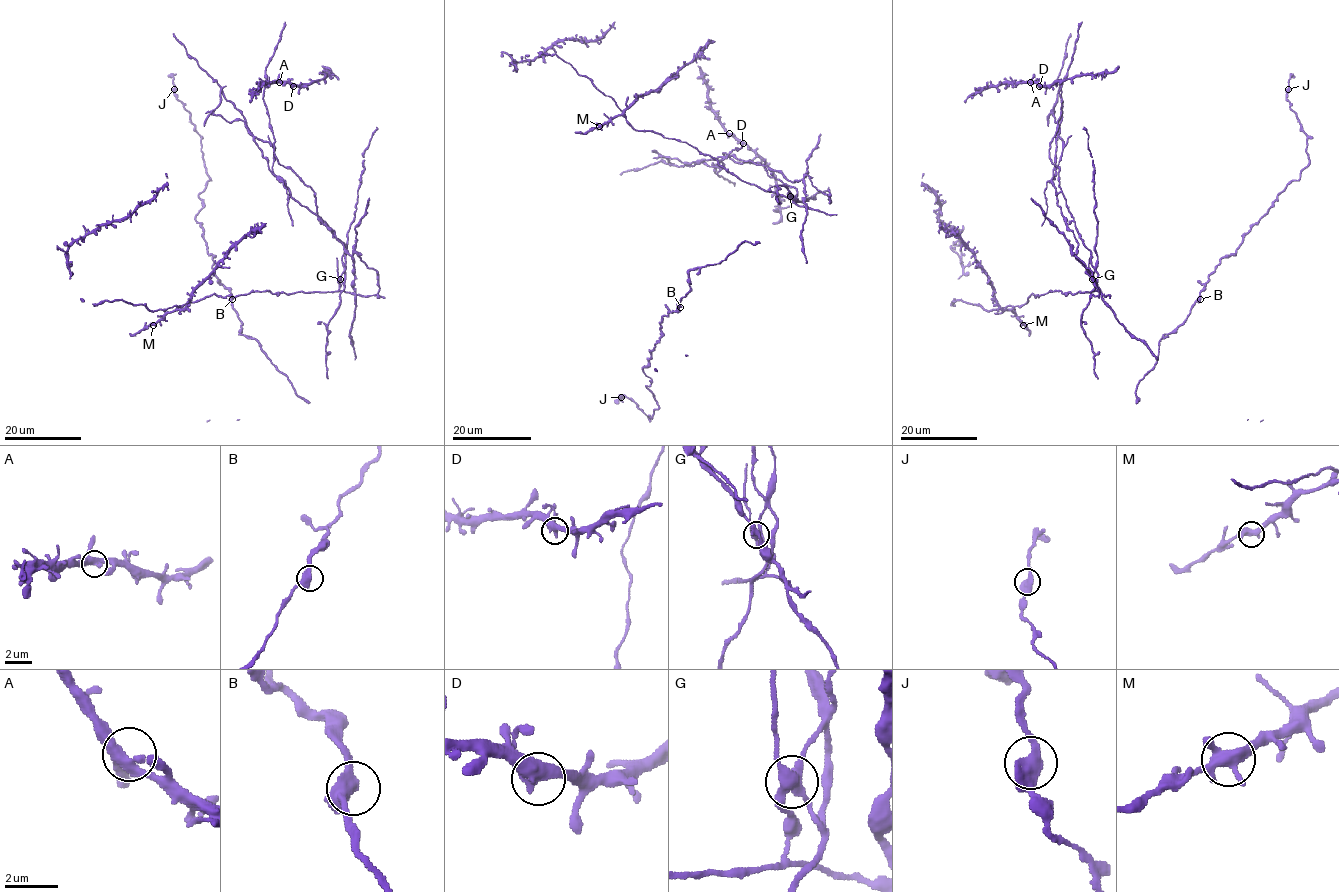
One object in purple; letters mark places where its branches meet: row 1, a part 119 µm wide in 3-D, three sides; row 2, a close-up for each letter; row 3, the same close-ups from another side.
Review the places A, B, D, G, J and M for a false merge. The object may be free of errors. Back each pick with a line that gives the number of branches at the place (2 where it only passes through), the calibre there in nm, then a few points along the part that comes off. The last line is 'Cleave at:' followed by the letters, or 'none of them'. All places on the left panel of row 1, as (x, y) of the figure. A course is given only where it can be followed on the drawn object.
G: 4 | 360 nm | (339, 278), (338, 289), (354, 293), (350, 254), (335, 232), (297, 202), (269, 169), (245, 117), (173, 33)
Cleave at: G

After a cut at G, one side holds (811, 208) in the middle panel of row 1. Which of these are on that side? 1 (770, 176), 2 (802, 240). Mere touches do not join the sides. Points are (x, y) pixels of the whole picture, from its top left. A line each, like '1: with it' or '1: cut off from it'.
1: cut off from it
2: with it

